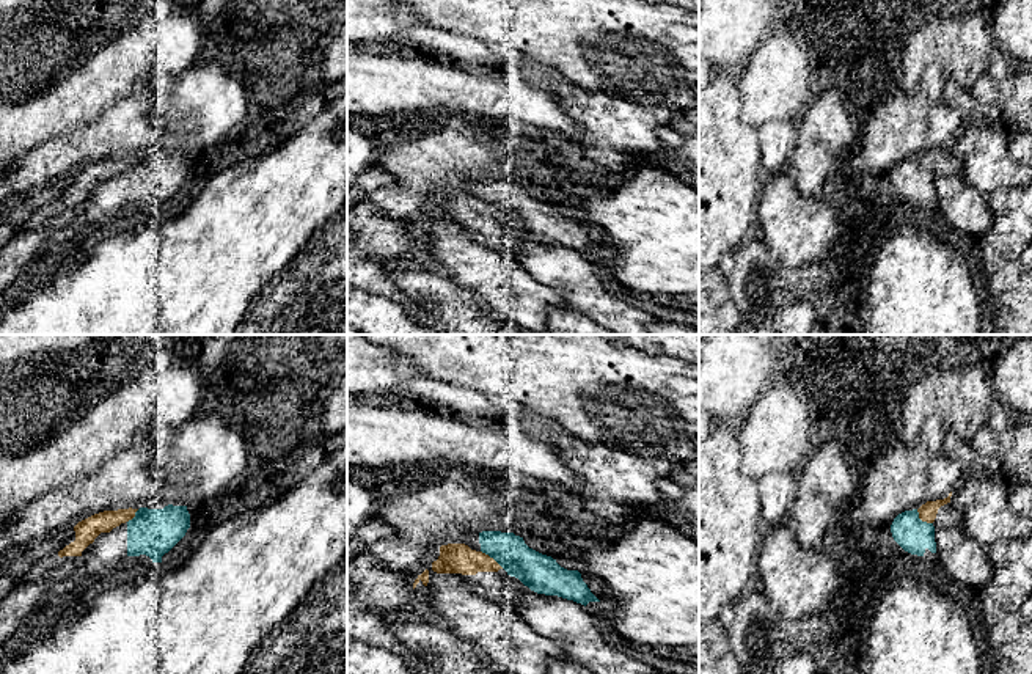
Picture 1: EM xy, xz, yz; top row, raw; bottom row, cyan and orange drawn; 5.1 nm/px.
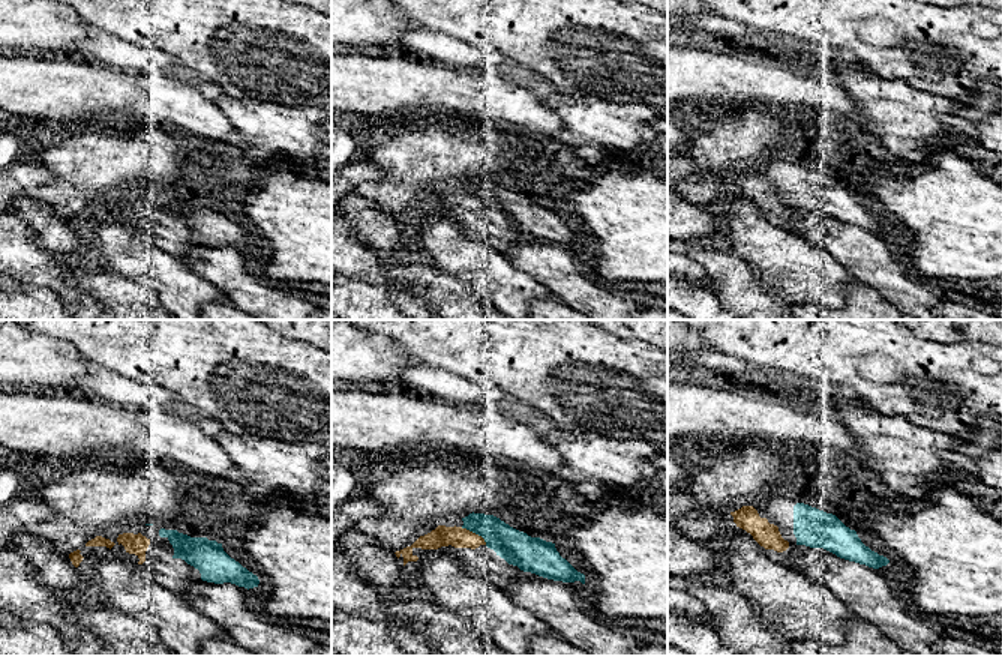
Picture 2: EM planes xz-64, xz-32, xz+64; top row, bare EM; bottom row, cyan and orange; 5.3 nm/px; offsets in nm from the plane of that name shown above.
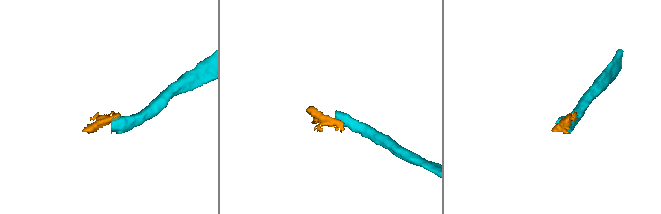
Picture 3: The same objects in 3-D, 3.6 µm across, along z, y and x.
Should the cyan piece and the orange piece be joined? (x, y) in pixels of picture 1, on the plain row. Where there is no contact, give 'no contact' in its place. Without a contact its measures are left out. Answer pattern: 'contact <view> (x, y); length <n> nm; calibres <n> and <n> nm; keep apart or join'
contact xz (492, 205); length 150 nm; calibres 190 and 160 nm; keep apart

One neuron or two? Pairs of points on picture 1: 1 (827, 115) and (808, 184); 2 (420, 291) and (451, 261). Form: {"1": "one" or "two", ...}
{"1": "one", "2": "two"}

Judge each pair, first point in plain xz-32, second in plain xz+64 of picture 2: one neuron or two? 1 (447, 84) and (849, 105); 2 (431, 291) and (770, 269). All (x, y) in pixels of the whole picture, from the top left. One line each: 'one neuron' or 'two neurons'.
1: one neuron
2: two neurons

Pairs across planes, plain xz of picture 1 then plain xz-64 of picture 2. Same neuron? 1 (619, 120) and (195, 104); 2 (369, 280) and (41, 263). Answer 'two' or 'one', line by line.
1: two
2: one

